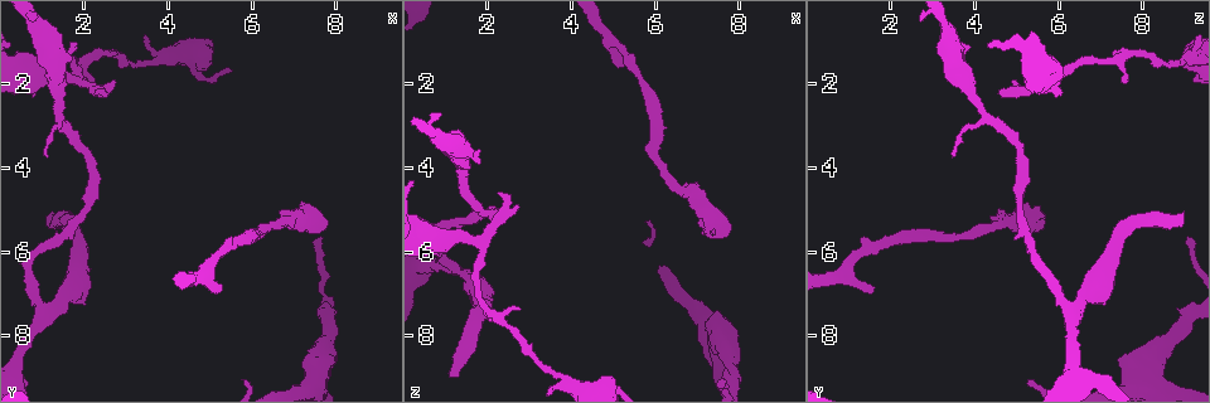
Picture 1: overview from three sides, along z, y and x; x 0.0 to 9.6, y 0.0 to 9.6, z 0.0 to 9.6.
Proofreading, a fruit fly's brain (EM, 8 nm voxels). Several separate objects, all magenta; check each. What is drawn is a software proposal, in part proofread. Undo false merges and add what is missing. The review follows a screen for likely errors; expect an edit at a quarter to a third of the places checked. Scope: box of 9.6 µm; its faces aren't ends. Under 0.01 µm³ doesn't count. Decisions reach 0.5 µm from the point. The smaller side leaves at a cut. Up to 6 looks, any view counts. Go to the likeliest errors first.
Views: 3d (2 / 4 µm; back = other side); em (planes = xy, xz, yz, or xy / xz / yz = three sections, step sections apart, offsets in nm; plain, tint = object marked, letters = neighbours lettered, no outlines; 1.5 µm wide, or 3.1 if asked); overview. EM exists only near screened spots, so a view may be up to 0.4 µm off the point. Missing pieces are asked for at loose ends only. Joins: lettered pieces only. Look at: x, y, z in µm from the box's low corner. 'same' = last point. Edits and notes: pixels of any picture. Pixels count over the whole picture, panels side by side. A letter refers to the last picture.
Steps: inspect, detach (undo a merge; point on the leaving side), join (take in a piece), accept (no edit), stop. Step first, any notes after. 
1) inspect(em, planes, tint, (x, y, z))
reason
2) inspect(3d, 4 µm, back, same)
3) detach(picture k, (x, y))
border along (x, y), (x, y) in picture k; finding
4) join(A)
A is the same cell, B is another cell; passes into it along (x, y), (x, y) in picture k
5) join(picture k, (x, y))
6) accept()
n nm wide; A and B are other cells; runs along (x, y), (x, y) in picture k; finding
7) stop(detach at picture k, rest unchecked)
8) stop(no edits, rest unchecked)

inspect(3d, 2 µm, back, (2.35, 2.25, 4.55))
an open end

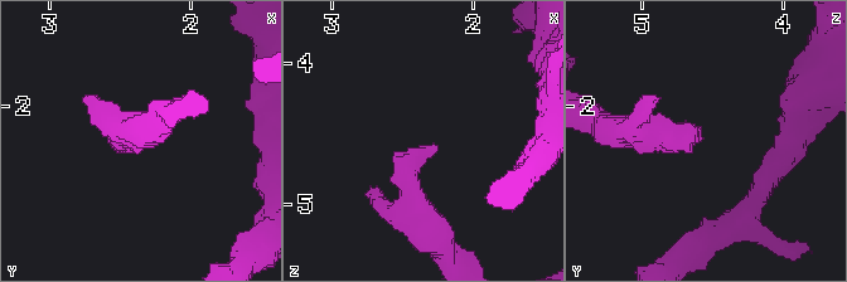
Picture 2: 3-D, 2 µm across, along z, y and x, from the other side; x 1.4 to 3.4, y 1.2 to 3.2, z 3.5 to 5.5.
inspect(em, yz, step 4, letters, (2.28, 2.22, 4.58))
shape alone is not enough

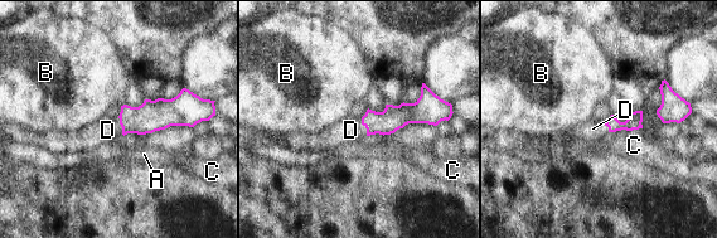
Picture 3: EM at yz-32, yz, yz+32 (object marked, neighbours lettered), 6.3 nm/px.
inspect(em, planes, letters, same)
another direction

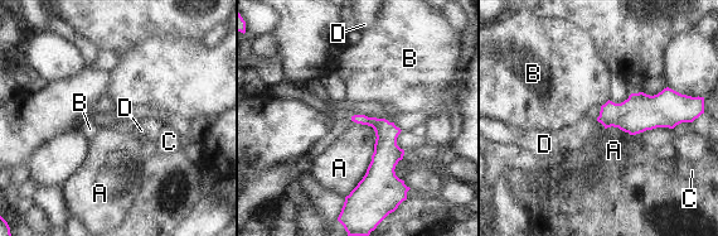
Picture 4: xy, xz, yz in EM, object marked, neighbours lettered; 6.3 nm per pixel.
join(D)
D is the same cell, A, B and C are other cells; passes into it along (639, 112), (601, 123), (573, 138) in picture 4; the neuron continues

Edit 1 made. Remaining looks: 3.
inspect(3d, 4 µm, (1.05, 5.30, 8.80))
long arm stops here

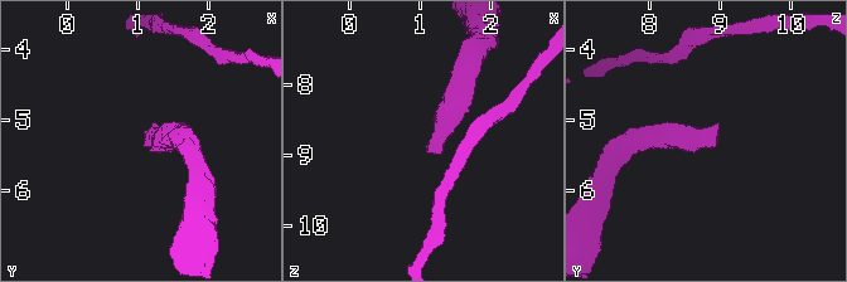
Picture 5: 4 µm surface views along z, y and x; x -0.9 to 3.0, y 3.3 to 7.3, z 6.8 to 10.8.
inspect(em, planes, tint, (1.05, 5.35, 8.85))

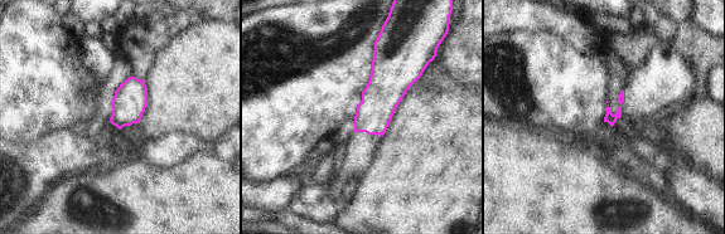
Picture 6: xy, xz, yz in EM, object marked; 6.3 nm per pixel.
inspect(em, planes, letters, same)
what lies round it

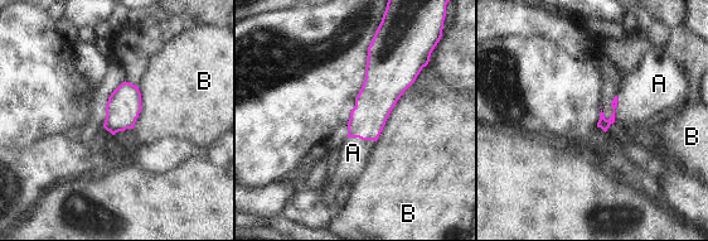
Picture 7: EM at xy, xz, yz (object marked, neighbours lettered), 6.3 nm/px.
join(A)
B touches over 480 nm; A is the same cell, B is another cell; the neuron continues

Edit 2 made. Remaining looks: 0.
stop(join at picture 4, join at picture 7, rest unchecked)

